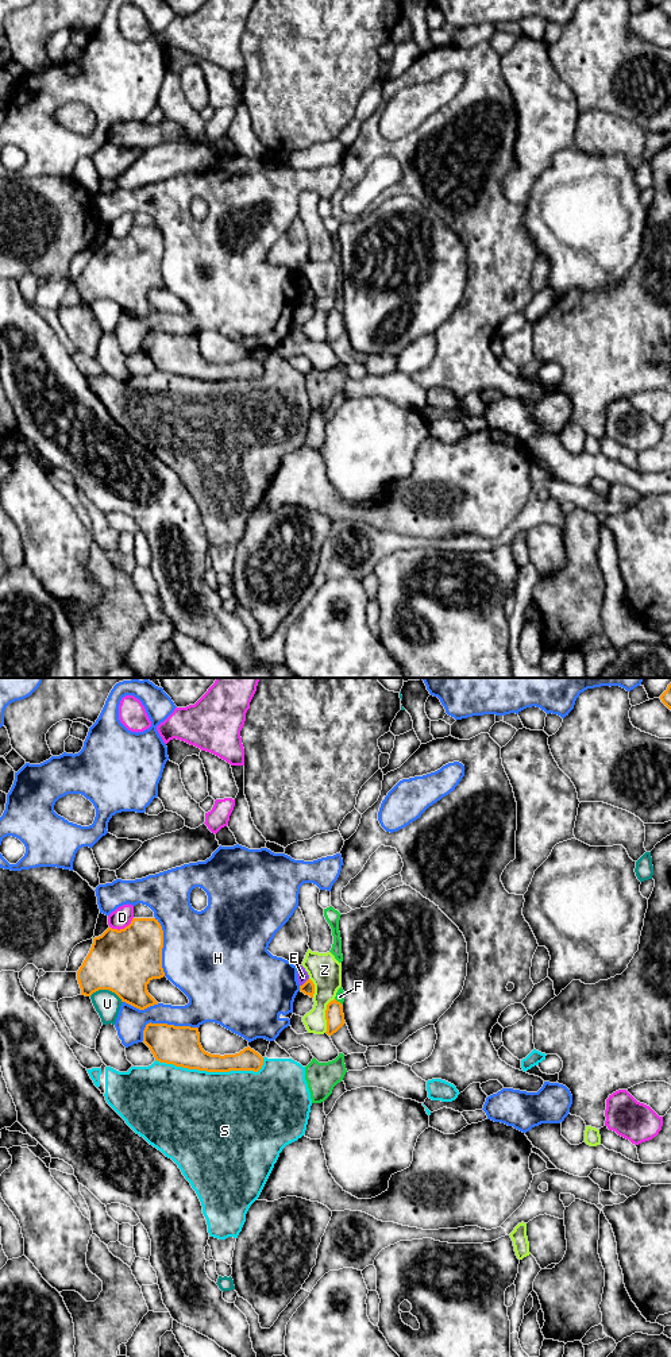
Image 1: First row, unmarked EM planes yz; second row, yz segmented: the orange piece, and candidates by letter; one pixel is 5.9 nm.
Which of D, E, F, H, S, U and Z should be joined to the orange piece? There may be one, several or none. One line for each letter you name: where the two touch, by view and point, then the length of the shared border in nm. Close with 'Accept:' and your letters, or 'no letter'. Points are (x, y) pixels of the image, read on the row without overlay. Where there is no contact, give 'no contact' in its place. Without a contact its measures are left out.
Accept: no letter

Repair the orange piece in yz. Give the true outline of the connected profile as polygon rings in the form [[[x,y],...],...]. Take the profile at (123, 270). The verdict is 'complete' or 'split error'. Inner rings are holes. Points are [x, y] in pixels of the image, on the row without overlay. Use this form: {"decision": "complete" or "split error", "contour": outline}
{"decision": "complete", "contour": [[[132,227],[124,238],[108,236],[93,247],[92,257],[77,280],[81,304],[90,305],[99,298],[115,301],[122,311],[139,319],[158,313],[149,302],[147,293],[165,285],[162,277],[163,239],[155,227]]]}

